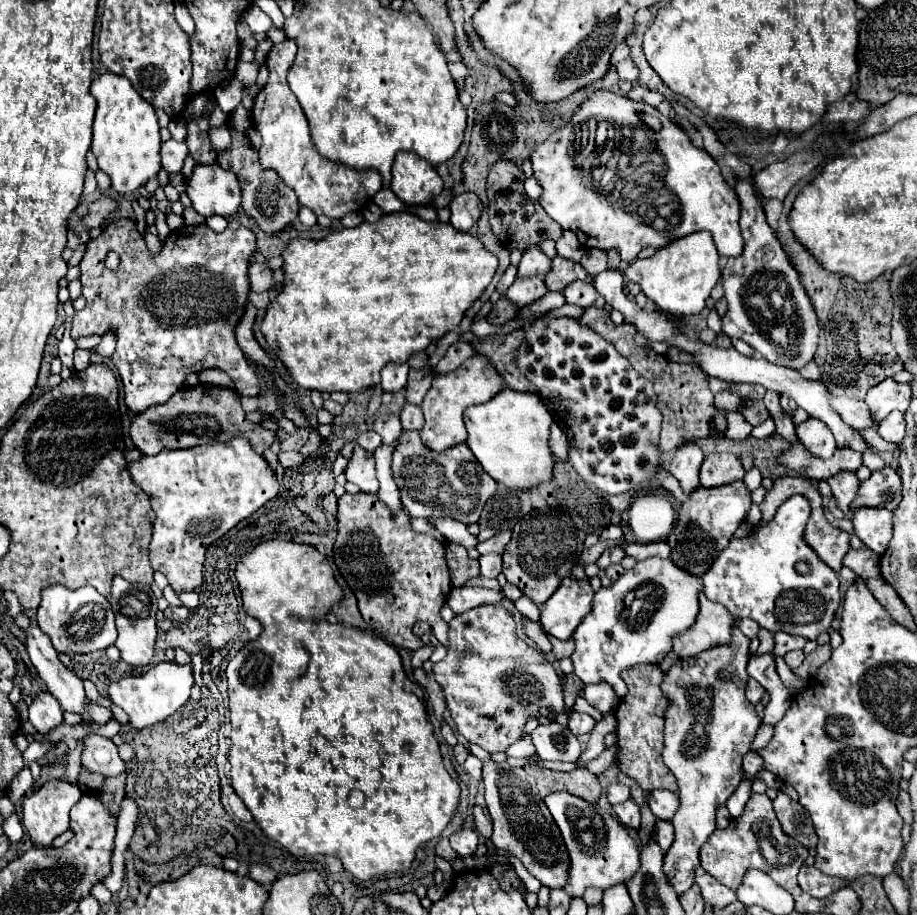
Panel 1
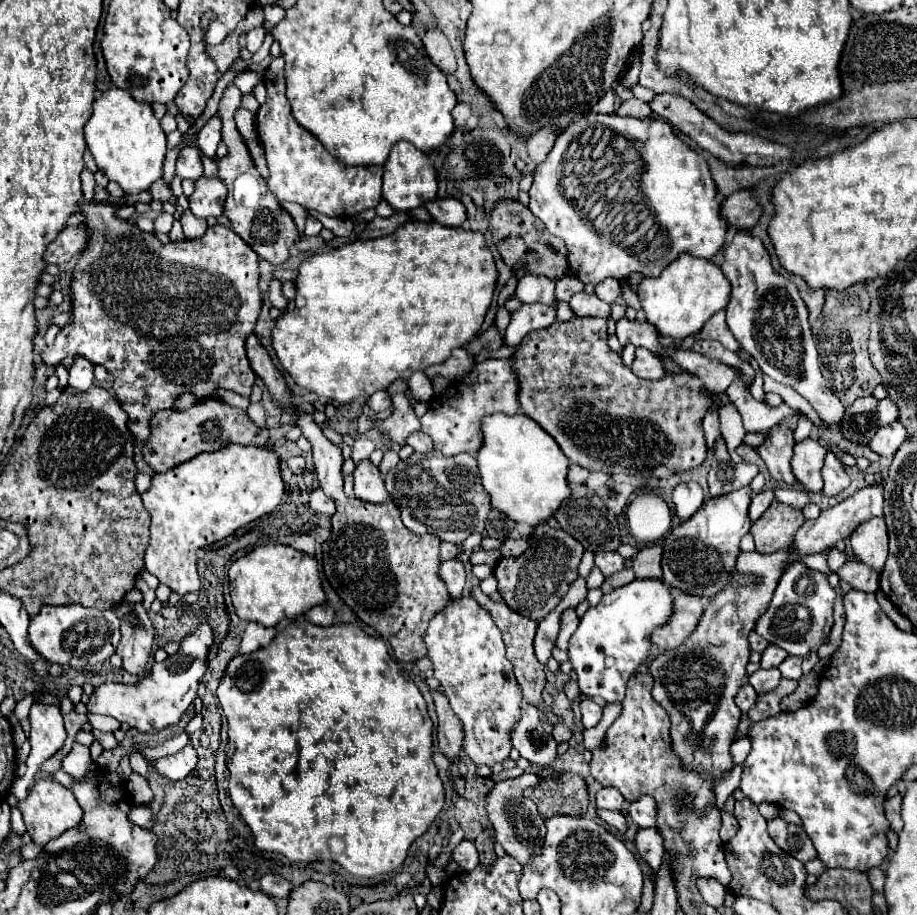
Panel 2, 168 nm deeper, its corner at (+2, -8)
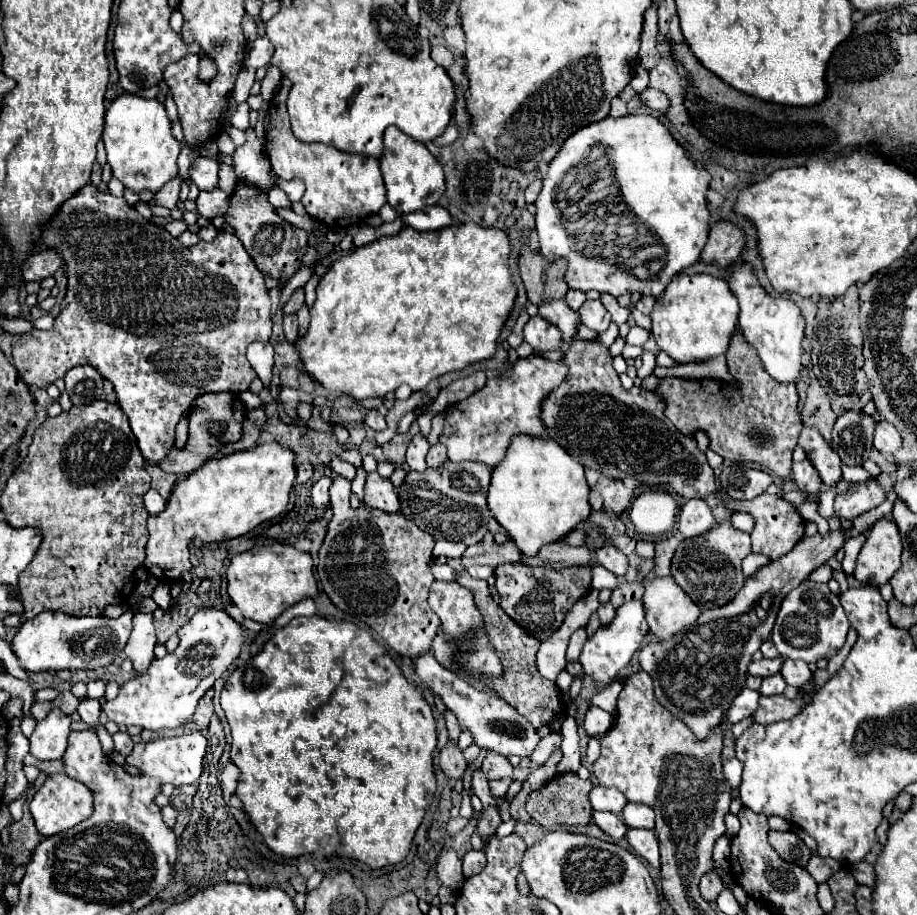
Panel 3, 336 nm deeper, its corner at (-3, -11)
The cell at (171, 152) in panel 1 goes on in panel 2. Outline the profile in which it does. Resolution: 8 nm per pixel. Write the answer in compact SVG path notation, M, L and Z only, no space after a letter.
M187 146L181 150L177 158L177 176L179 178L189 178L189 180L199 180L203 176L203 164L201 164L201 154L197 148Z

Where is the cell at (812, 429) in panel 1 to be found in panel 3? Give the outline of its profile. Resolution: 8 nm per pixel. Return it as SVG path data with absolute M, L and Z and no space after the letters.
M810 459L794 463L794 467L792 467L792 479L800 487L800 491L804 491L806 495L816 495L822 489L822 479L820 479L820 475L814 469L814 465L812 465Z

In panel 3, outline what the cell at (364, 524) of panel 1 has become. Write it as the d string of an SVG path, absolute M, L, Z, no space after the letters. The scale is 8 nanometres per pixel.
M336 475L330 487L330 505L332 505L332 519L328 523L328 535L320 547L318 555L318 577L326 595L332 603L348 615L358 617L362 623L372 627L384 641L396 651L402 659L416 659L422 653L430 651L434 635L438 633L440 619L434 617L432 609L428 607L430 585L434 583L430 571L430 557L436 539L428 533L422 533L412 521L408 521L402 513L374 513L374 509L360 505L358 509L350 507L348 501L348 479Z

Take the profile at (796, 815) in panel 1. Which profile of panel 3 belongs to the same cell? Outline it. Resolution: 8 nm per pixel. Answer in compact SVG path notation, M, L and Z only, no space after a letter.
M770 831L768 841L784 861L796 863L800 867L806 867L812 855L810 849L804 845L804 841L792 831Z

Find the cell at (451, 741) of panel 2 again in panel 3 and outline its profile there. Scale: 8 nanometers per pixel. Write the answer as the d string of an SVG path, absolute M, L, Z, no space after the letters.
M452 739L442 747L438 761L440 761L440 763L438 763L440 769L442 769L448 777L452 777L452 779L462 777L462 773L464 773L464 769L466 769L466 759L464 759L464 755L462 755L462 749L460 749L458 743L452 741Z

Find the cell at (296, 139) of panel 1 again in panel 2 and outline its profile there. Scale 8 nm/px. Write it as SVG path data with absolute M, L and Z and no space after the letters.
M275 58L265 70L267 102L257 110L257 134L271 174L267 180L269 190L277 200L297 202L303 208L313 208L333 218L353 218L367 208L375 208L381 200L381 166L345 166L313 134L297 126L285 98L283 64L283 58Z

